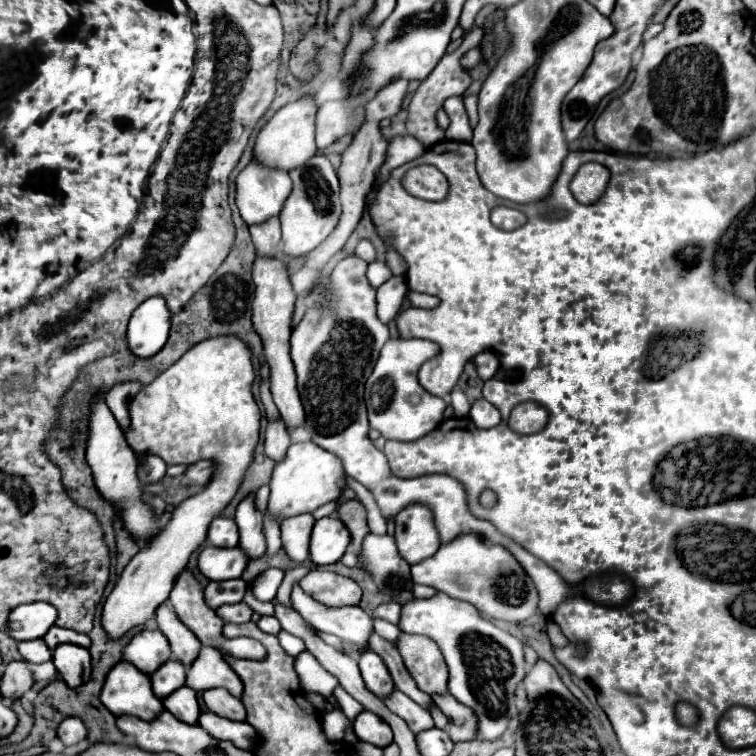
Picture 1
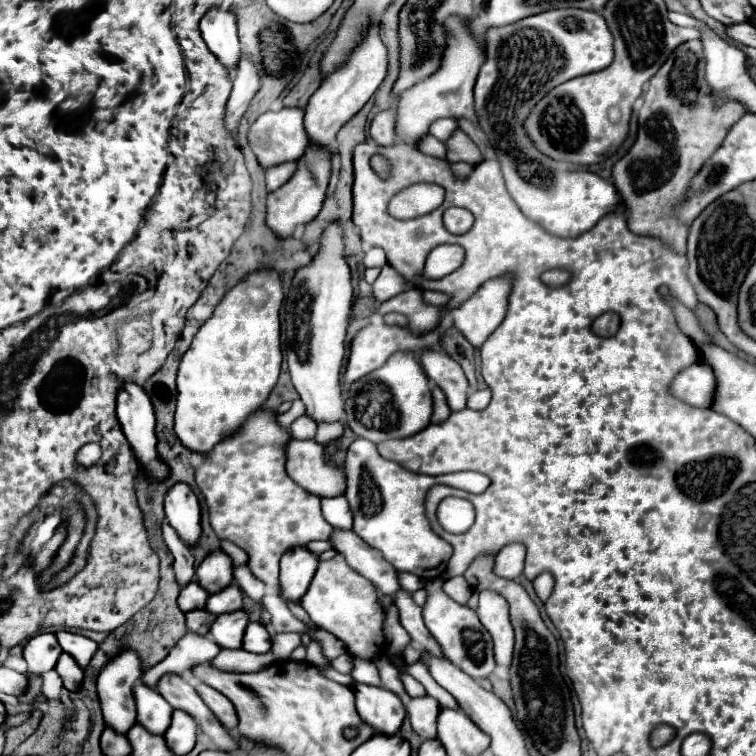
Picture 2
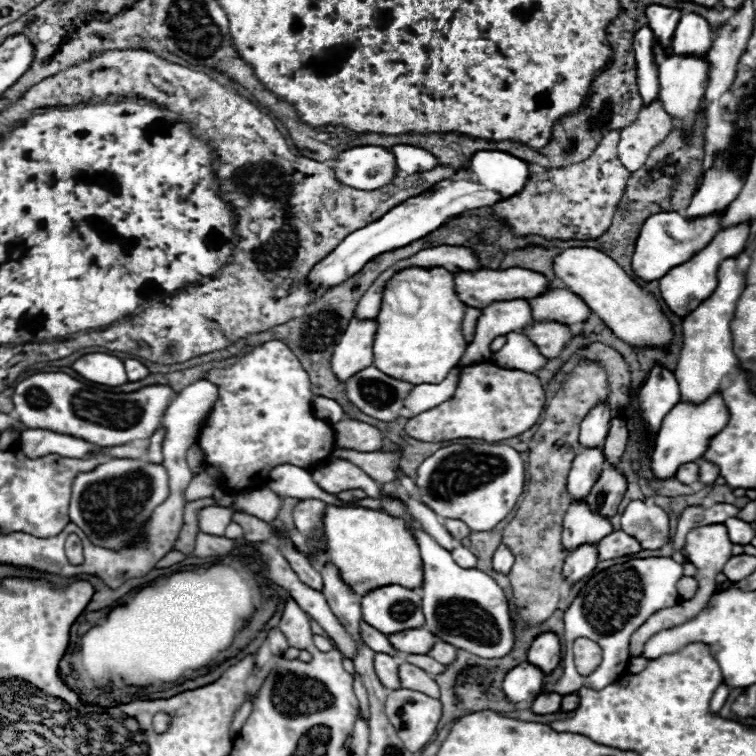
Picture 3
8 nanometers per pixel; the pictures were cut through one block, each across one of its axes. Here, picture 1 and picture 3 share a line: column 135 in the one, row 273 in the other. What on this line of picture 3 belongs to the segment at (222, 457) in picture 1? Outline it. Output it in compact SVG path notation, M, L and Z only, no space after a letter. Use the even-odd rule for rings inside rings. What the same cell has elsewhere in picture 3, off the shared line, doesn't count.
M568 248L554 260L556 276L568 290L576 292L592 312L596 312L616 336L628 340L632 346L670 348L674 332L668 316L662 312L654 294L644 292L610 256L594 248ZM406 268L396 272L384 290L374 336L374 366L410 384L440 384L458 366L466 340L462 336L464 308L454 292L454 276L446 268Z

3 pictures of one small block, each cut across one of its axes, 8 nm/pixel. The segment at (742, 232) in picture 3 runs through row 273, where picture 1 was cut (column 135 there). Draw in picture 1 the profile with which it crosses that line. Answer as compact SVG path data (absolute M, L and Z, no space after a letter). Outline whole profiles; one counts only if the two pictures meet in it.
M118 662L108 672L100 700L116 718L136 716L140 720L154 720L164 710L150 688L150 678L128 662Z

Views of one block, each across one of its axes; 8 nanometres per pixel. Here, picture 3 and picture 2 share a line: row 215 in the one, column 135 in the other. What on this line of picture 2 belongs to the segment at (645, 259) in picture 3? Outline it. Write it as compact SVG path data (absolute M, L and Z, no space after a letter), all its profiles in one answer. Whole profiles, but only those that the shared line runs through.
M134 652L114 656L98 676L98 698L104 724L118 734L126 734L136 724L132 684L140 676L142 670Z

